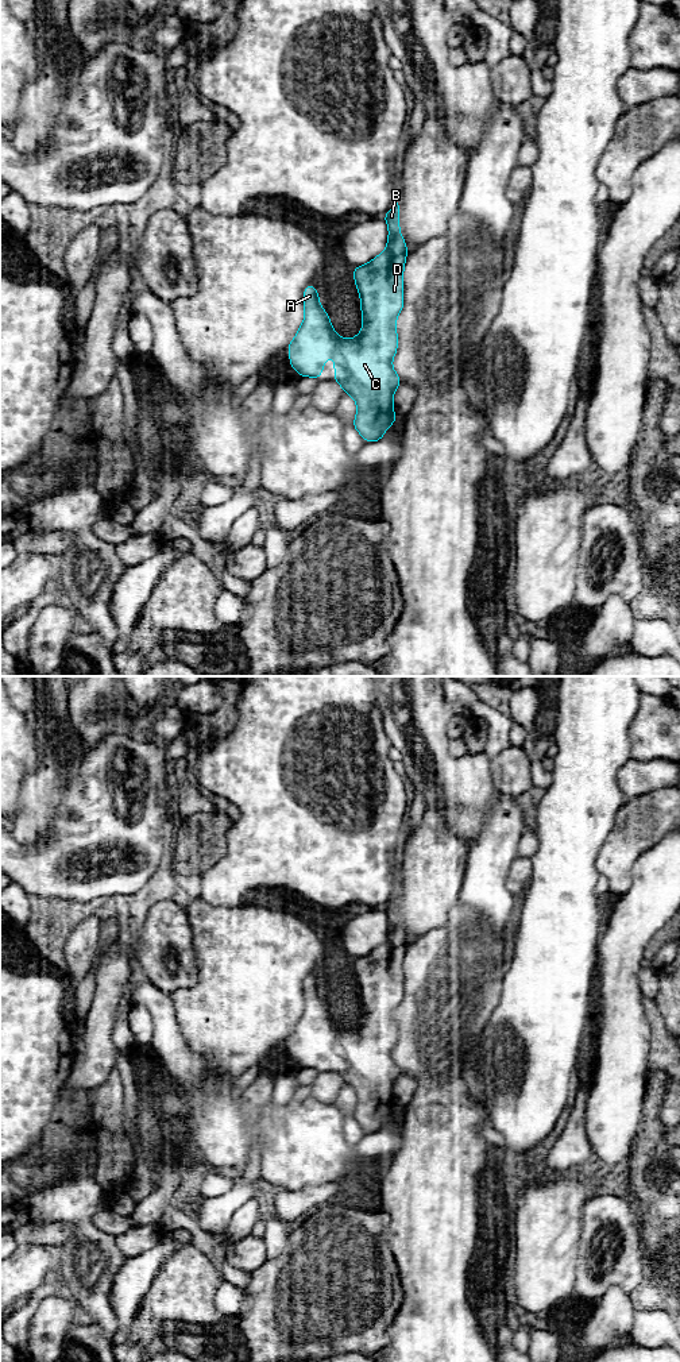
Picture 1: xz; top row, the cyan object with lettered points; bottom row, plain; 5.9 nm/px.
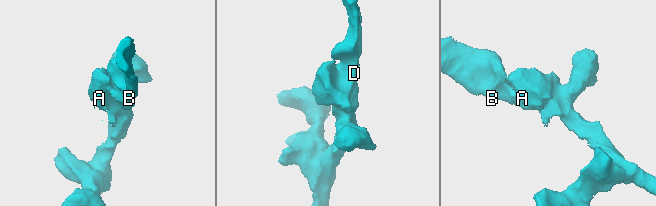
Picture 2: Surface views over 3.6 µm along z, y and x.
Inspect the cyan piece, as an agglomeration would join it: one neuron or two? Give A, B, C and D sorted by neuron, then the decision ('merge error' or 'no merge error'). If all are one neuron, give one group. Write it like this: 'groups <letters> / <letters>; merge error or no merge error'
groups A B C D; no merge error

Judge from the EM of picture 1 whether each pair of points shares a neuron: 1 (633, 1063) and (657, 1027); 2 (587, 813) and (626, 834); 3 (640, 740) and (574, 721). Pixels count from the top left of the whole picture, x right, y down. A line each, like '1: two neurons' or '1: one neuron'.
1: two neurons
2: two neurons
3: two neurons

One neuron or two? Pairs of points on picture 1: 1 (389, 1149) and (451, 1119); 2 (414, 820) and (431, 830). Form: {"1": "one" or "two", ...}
{"1": "two", "2": "two"}

